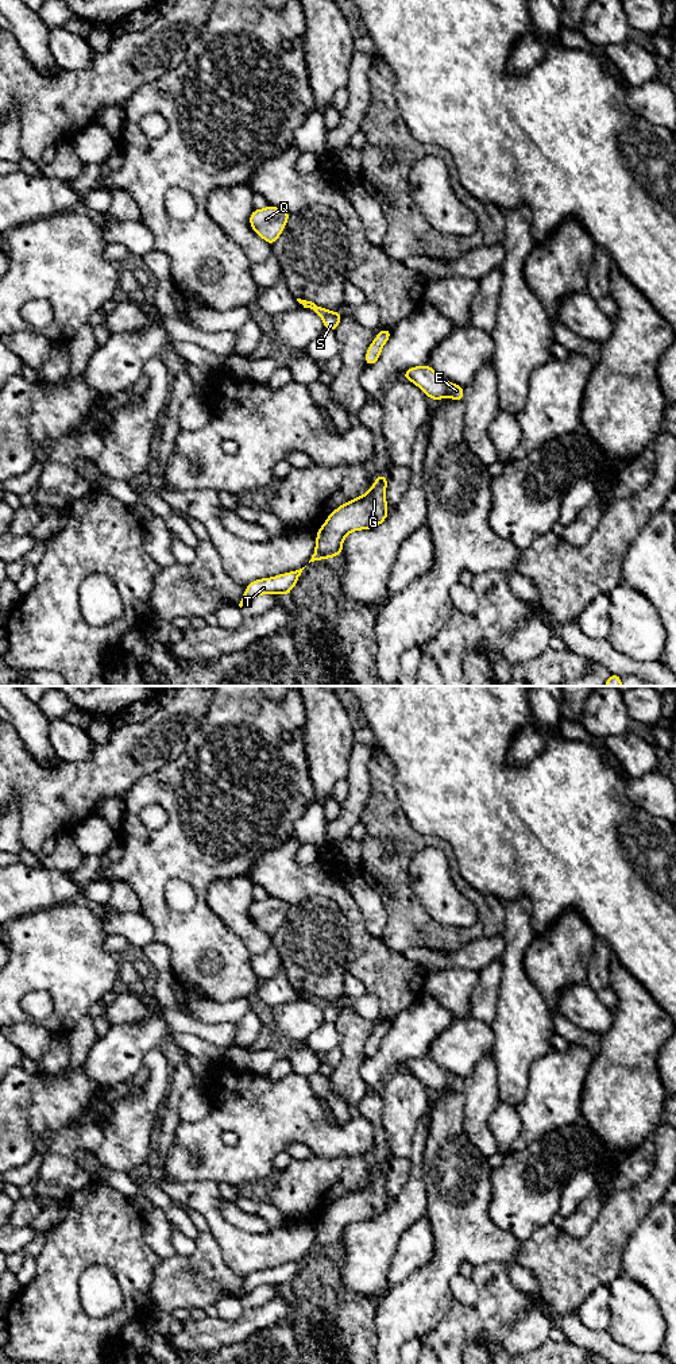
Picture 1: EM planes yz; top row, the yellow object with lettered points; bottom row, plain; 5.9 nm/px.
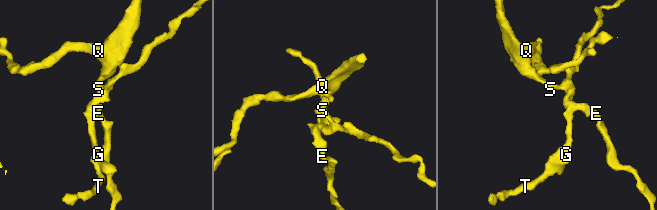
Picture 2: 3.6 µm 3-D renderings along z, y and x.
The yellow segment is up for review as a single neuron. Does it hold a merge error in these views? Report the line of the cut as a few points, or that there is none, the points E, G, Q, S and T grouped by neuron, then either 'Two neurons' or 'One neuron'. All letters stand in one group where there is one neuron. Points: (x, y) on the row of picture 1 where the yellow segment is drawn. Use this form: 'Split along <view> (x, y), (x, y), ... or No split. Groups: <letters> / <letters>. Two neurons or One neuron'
No split. Groups: E G Q S T. One neuron

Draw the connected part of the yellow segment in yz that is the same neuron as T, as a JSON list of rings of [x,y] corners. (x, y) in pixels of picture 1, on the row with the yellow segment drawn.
[[[305,567],[295,571],[283,573],[271,578],[260,578],[250,582],[243,593],[243,598],[239,606],[242,608],[260,594],[282,594],[287,597],[291,589],[298,582],[304,569]]]

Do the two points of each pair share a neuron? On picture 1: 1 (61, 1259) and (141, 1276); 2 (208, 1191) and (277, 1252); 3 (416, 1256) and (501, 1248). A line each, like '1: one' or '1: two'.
1: one
2: one
3: two

